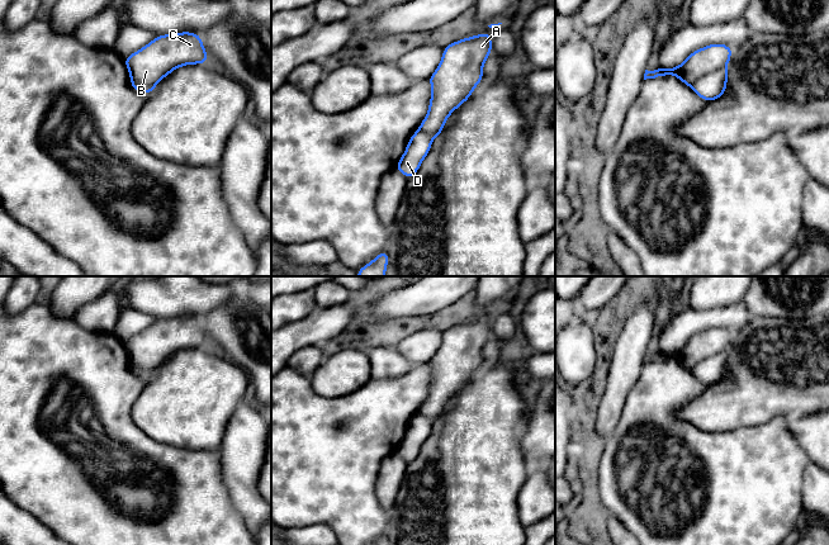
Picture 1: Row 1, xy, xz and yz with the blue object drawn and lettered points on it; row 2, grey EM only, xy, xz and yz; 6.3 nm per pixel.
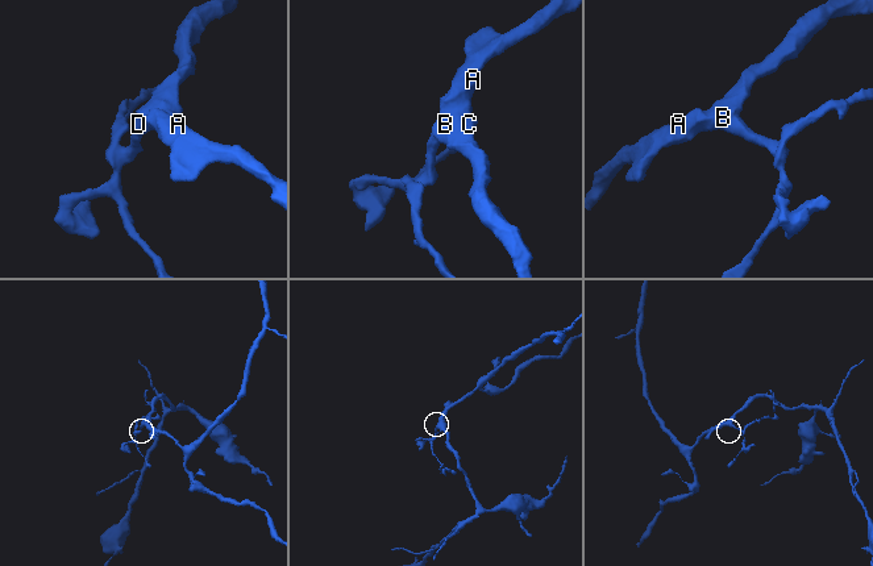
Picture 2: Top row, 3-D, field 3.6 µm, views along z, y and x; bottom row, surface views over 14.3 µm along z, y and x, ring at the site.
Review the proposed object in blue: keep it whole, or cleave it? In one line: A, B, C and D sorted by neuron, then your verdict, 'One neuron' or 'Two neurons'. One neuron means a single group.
Groups: A B C / D. Two neurons

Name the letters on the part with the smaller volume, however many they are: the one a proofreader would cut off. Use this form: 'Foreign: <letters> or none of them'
Foreign: D

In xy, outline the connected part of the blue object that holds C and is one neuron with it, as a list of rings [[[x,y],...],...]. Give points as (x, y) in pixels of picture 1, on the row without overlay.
[[[181,316],[156,322],[124,342],[131,364],[138,366],[146,378],[177,351],[209,346],[202,321]]]

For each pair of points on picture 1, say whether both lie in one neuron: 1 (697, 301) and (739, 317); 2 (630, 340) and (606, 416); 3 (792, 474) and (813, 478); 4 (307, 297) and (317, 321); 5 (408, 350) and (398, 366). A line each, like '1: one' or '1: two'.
1: two
2: one
3: two
4: two
5: two

